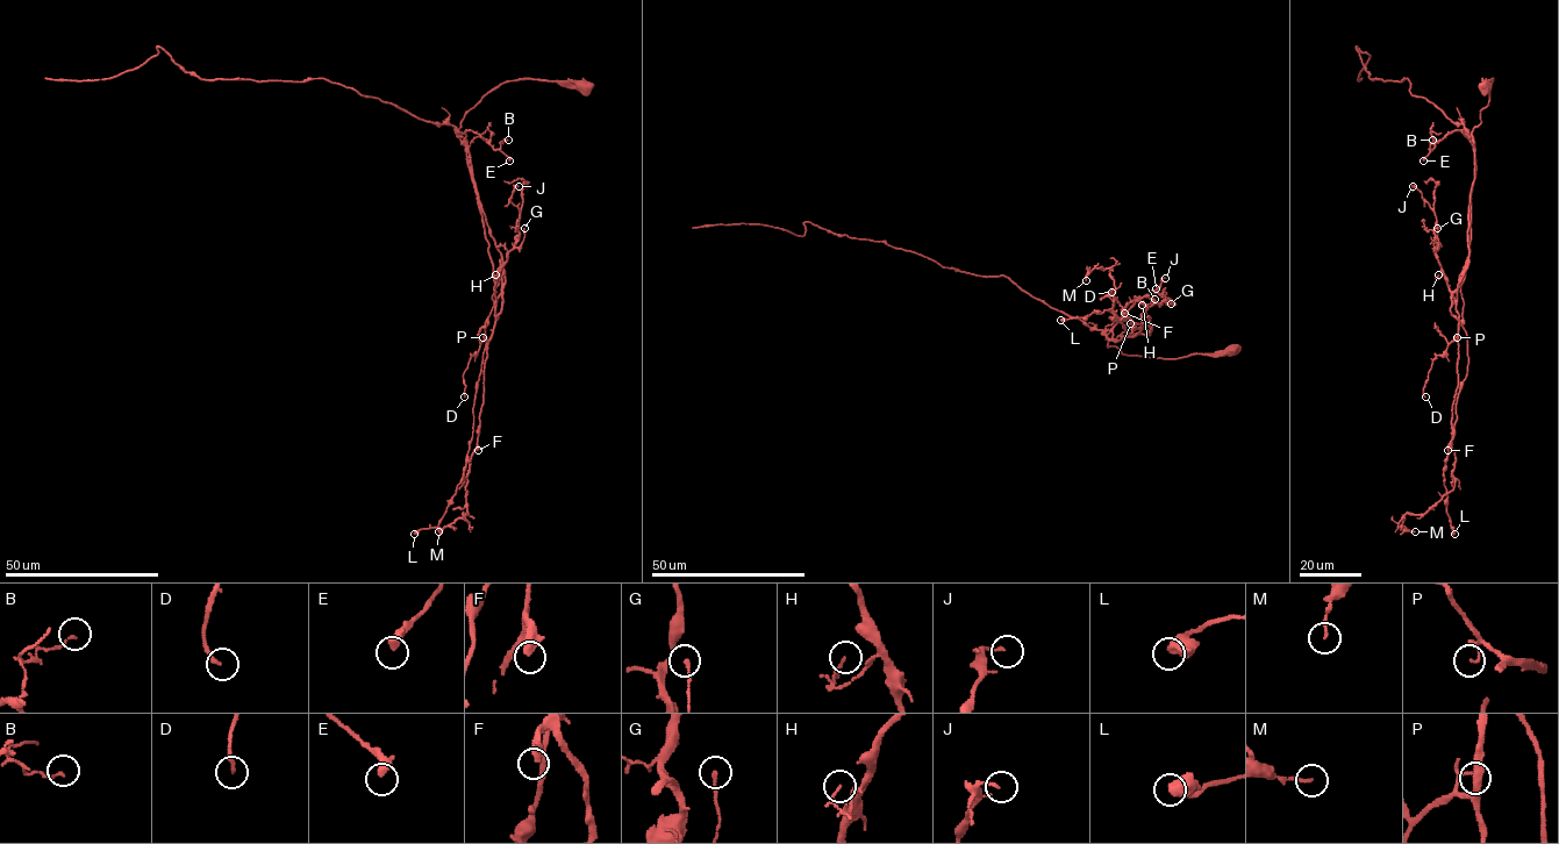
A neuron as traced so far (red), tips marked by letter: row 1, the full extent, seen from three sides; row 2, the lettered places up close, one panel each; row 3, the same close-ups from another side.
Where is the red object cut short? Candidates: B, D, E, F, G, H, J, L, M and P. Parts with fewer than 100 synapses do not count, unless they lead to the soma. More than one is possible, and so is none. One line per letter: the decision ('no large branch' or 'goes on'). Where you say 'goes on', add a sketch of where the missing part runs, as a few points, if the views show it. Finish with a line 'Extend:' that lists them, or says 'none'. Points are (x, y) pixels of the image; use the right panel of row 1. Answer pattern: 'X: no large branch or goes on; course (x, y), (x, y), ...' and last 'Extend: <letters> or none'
B: no large branch
D: no large branch
E: no large branch
F: no large branch
G: no large branch
H: no large branch
J: no large branch
L: no large branch
M: no large branch
P: no large branch
Extend: none

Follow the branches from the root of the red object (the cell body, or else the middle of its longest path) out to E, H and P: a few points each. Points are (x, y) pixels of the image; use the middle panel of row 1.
E: (1230, 350), (1165, 359), (1125, 355), (1108, 348), (1106, 338), (1111, 337), (1114, 326), (1135, 301), (1156, 288)
H: (1230, 350), (1165, 359), (1125, 355), (1108, 348), (1107, 338), (1149, 334), (1149, 324), (1142, 322), (1142, 305)
P: (1230, 350), (1165, 359), (1125, 355), (1108, 348), (1107, 338), (1149, 334), (1149, 323), (1130, 323)

